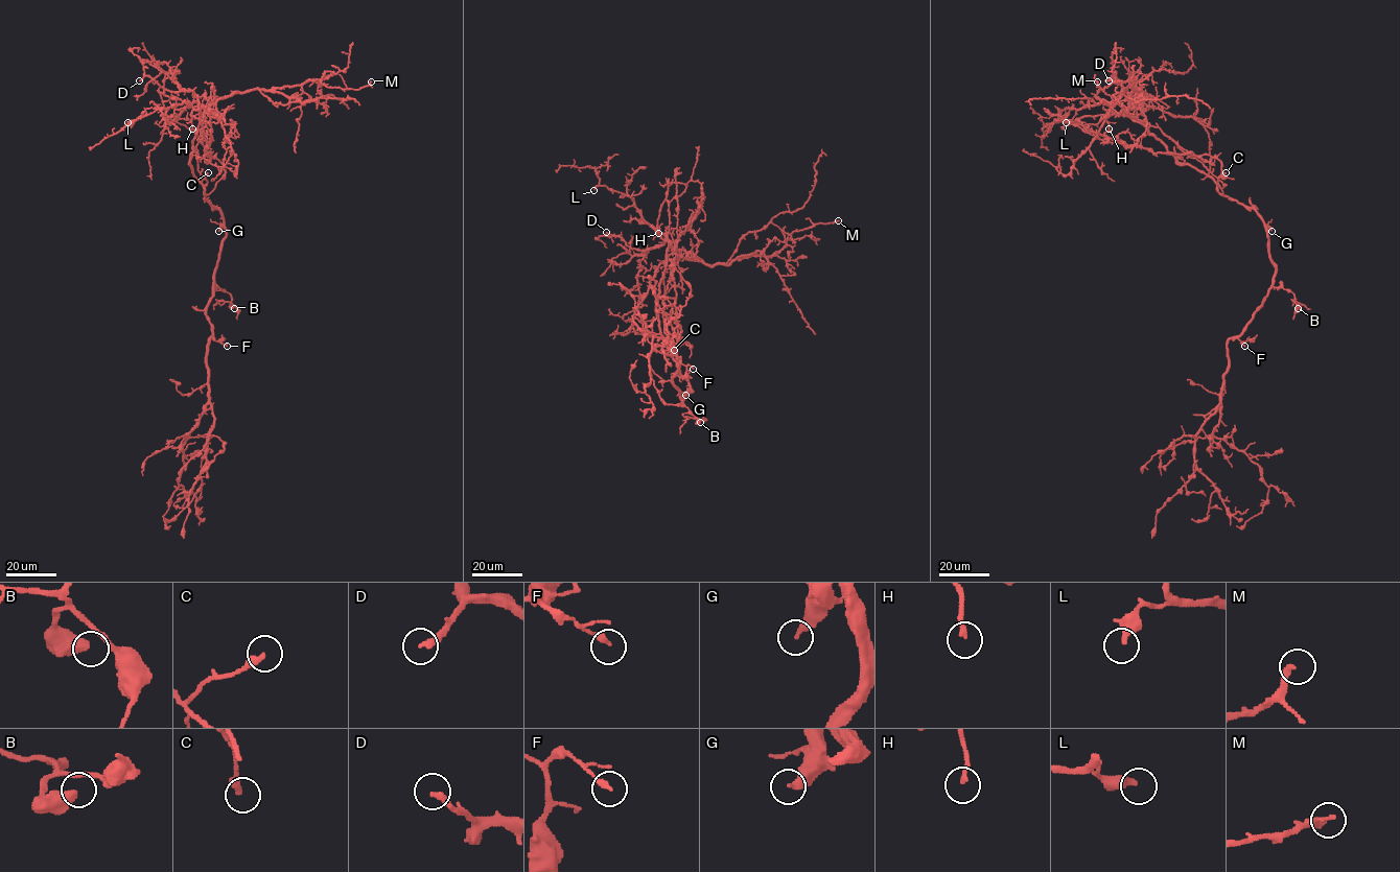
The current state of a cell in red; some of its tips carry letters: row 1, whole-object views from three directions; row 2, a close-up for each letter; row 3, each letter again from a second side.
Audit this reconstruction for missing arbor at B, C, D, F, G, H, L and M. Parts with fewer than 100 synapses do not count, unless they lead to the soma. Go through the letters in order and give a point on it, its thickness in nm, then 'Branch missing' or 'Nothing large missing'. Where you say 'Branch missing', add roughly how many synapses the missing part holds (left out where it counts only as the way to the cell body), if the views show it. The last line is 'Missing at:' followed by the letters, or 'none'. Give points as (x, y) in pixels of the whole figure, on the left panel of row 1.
B: Place: (234, 308). Thickness 480 nm. Nothing large missing
C: Place: (208, 172). Thickness 300 nm. Nothing large missing
D: Place: (139, 80). Thickness 240 nm. Nothing large missing
F: Place: (227, 346). Thickness 220 nm. Nothing large missing
G: Place: (218, 231). Thickness 360 nm. Nothing large missing
H: Place: (192, 128). Thickness 170 nm. Nothing large missing
L: Place: (127, 122). Thickness 380 nm. Nothing large missing
M: Place: (371, 81). Thickness 240 nm. Nothing large missing
Missing at: none

